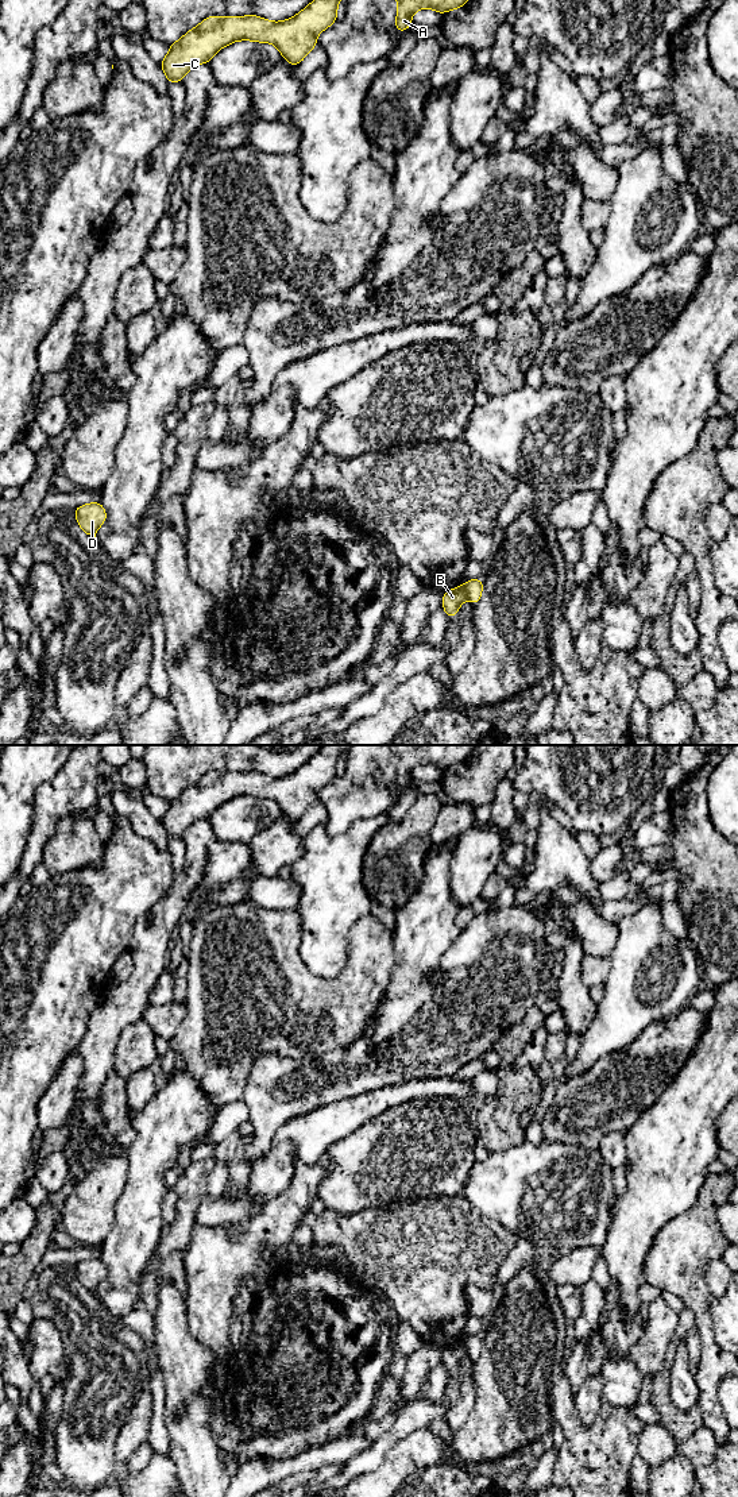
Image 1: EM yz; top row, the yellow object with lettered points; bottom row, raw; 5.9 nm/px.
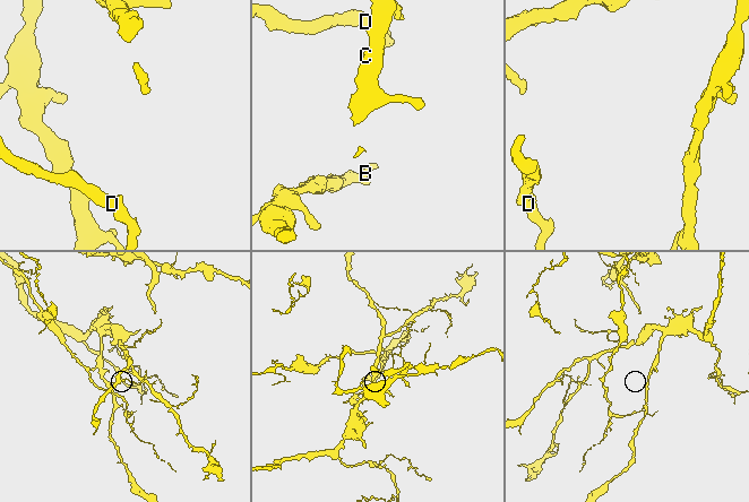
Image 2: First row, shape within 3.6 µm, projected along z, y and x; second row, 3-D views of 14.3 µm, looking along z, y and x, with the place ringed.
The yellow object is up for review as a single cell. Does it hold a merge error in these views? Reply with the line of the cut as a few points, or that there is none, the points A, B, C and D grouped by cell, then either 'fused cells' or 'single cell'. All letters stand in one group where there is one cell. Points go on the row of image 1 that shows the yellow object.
cut in yz along (463, 586), (467, 597); A C / B D; fused cells

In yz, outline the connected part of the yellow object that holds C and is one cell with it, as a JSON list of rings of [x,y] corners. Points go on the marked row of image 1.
[[[313,0],[301,12],[283,22],[270,22],[256,15],[248,16],[208,16],[197,27],[188,31],[175,43],[170,45],[169,53],[159,63],[167,82],[182,82],[185,74],[198,63],[209,63],[215,54],[236,42],[254,40],[273,43],[283,59],[295,66],[302,62],[306,54],[317,46],[317,35],[337,20],[337,5],[340,0]]]

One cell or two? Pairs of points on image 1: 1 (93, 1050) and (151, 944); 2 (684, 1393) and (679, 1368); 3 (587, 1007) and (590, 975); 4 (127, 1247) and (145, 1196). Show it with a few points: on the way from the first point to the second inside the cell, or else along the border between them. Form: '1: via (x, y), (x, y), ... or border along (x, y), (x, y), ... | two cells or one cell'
1: via (107, 1023), (109, 1017), (138, 988), (146, 971) | one cell
2: via (683, 1386), (680, 1374) | one cell
3: border along (583, 956), (582, 982), (590, 990) | two cells
4: via (135, 1235), (139, 1225), (139, 1208) | one cell

